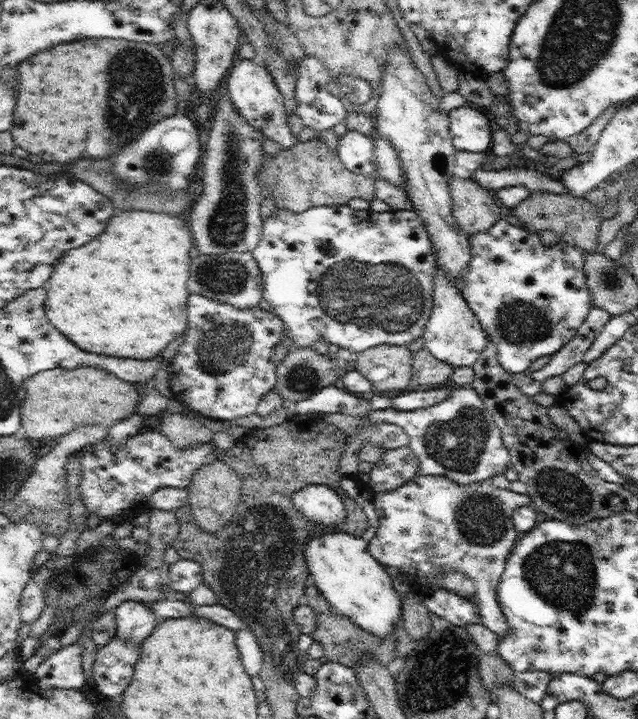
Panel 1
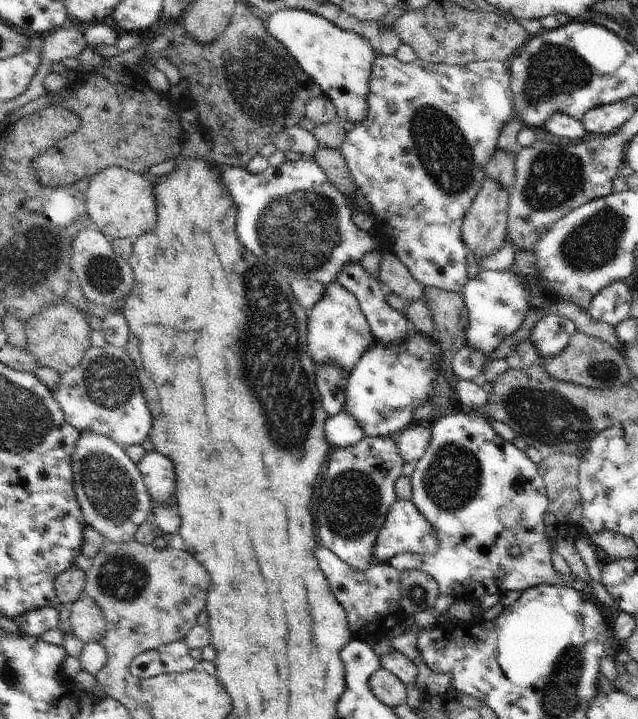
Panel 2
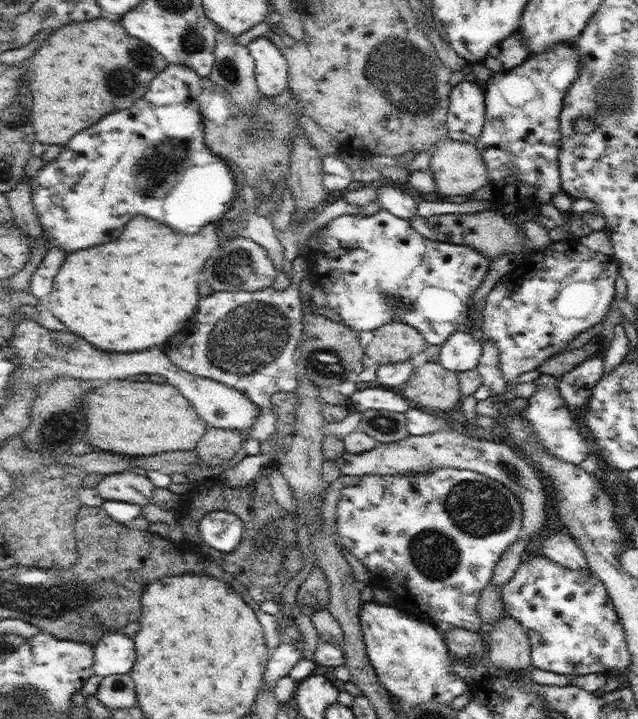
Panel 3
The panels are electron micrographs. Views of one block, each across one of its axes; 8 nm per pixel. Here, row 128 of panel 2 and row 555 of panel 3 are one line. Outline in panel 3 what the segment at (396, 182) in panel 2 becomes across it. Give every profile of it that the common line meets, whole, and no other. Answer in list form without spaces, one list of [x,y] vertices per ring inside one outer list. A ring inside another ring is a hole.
[[[436,467],[431,471],[421,473],[362,475],[356,484],[345,486],[337,504],[337,533],[344,548],[347,548],[348,552],[357,558],[364,567],[367,567],[369,577],[380,576],[380,578],[390,580],[392,586],[396,586],[397,591],[404,594],[406,600],[409,599],[419,606],[427,621],[436,624],[446,622],[455,628],[478,632],[482,627],[482,618],[478,614],[476,603],[478,603],[484,588],[492,582],[494,569],[496,569],[500,557],[504,556],[504,552],[508,552],[507,548],[511,544],[523,536],[522,515],[522,505],[517,496],[497,480],[472,470]]]

